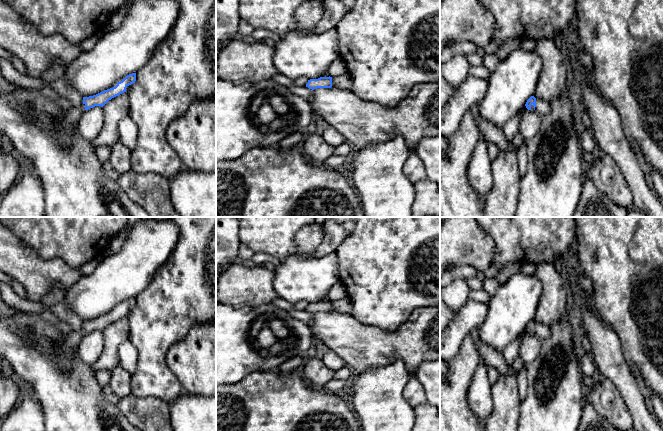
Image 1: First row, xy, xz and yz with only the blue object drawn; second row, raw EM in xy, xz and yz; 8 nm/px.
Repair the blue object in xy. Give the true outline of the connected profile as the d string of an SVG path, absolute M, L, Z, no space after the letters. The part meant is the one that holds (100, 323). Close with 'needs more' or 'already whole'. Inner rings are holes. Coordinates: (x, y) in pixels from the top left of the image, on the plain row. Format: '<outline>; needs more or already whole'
M136 297L127 299L122 305L118 306L113 312L104 314L96 319L83 321L83 328L79 332L72 331L70 334L64 334L61 338L62 352L67 357L78 355L74 351L78 348L83 336L95 330L103 331L112 322L126 316L126 312L135 307Z; needs more

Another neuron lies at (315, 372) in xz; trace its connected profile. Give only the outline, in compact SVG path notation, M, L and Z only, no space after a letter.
M313 355L307 356L301 368L302 376L313 387L322 388L327 382L334 378L335 372L326 367L322 359Z

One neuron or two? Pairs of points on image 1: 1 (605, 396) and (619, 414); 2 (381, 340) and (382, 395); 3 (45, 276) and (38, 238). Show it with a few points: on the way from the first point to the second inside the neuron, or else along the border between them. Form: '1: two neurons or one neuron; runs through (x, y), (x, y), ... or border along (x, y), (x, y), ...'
1: one neuron; runs through (607, 400), (615, 410)
2: two neurons; border along (406, 367), (401, 360), (395, 360), (359, 373)
3: two neurons; border along (24, 243), (43, 258), (59, 257), (65, 263)

